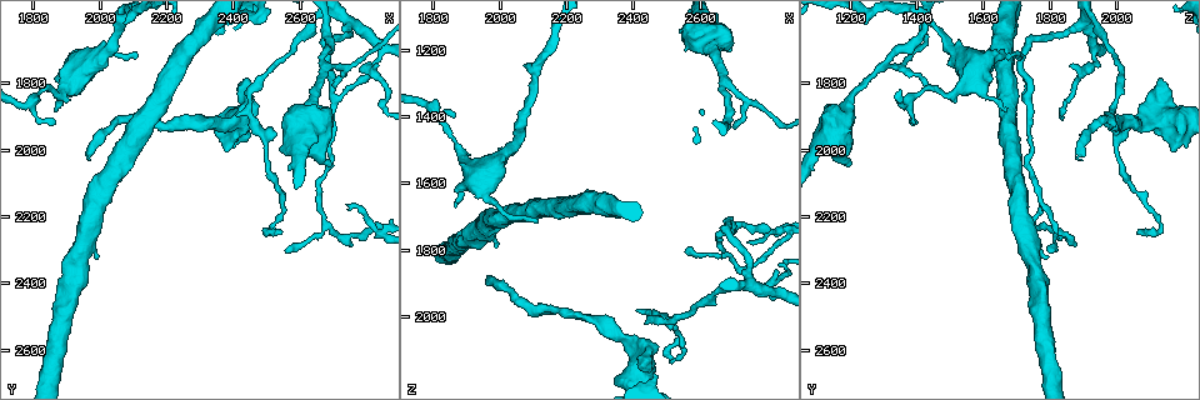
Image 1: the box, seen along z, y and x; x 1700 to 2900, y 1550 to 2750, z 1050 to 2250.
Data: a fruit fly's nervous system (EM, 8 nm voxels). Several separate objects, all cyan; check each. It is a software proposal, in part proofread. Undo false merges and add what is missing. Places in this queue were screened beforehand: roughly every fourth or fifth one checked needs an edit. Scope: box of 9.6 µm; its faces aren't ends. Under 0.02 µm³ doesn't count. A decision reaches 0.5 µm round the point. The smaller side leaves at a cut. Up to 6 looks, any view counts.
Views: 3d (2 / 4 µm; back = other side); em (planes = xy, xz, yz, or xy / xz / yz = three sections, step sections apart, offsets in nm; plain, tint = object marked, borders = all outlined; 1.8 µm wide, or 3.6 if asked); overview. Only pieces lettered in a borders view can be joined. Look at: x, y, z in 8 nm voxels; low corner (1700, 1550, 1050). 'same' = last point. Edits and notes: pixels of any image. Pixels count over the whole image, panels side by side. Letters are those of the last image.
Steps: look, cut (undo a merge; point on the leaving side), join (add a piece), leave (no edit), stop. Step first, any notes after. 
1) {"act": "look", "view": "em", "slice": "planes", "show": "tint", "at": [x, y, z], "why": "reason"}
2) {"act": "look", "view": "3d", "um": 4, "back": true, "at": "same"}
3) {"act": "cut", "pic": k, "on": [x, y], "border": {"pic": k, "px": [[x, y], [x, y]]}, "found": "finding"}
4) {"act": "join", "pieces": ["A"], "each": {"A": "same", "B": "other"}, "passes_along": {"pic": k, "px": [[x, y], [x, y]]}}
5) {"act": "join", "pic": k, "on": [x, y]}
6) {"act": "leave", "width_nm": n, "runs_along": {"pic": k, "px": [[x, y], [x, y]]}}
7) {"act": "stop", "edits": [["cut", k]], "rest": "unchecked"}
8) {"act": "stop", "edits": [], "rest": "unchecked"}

{"act": "look", "view": "3d", "um": 4, "at": [2740, 2170, 1780], "why": "branch stops here"}

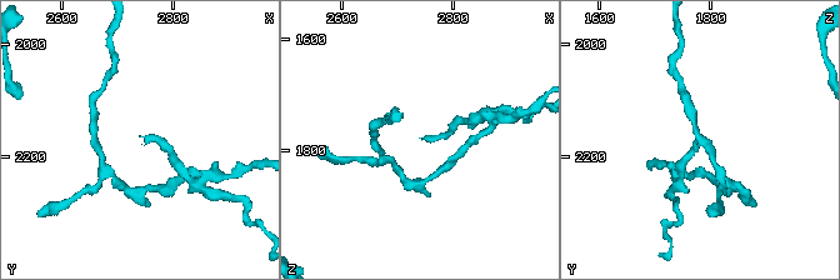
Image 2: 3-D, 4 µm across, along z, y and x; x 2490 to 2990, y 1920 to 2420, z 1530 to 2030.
{"act": "look", "view": "em", "slice": "yz", "step": 8, "show": "tint", "at": [2745, 2165, 1780], "why": "now the EM"}

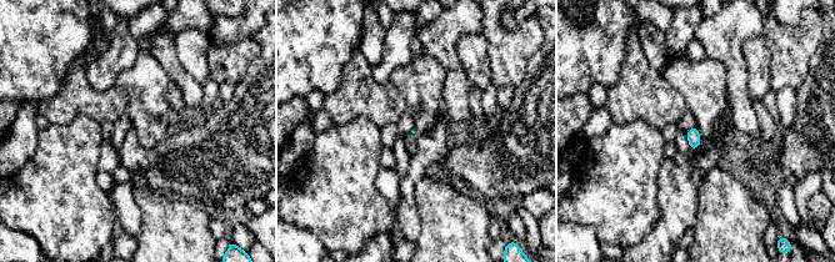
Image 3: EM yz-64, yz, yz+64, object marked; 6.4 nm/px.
{"act": "look", "view": "em", "slice": "planes", "show": "borders", "at": "same", "why": "another direction"}

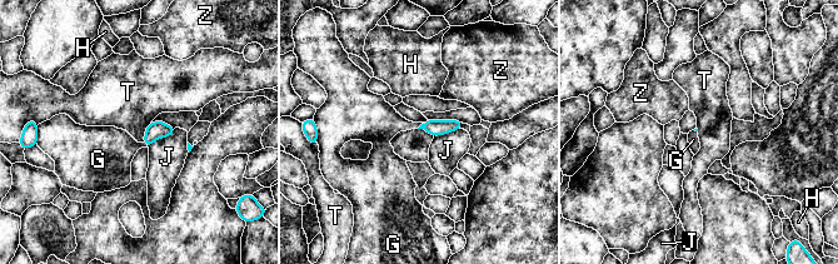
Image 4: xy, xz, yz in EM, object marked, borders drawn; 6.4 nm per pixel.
{"act": "leave", "each": {"G": "other", "H": "other", "J": "other", "T": "other", "Z": "other"}, "border": {"pic": 4, "px": [[151, 123], [145, 130], [143, 142]]}, "found": "none of them fits"}

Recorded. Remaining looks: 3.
{"act": "look", "view": "3d", "um": 4, "at": [2810, 1780, 1730], "why": "branch stops here"}

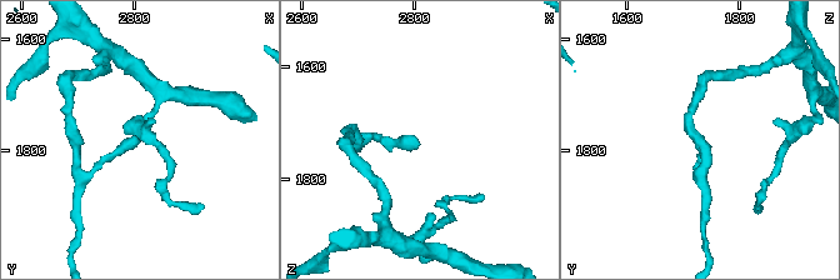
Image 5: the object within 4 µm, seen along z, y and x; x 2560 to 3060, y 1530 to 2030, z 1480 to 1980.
{"act": "look", "view": "em", "slice": "xy", "step": 16, "show": "borders", "at": [2810, 1780, 1730]}

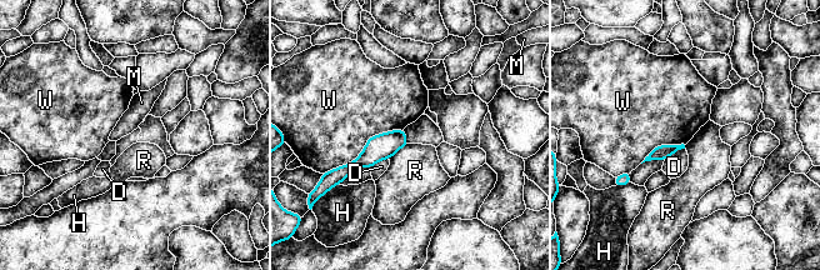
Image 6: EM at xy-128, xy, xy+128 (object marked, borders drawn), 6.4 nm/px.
{"act": "leave", "each": {"D": "other", "H": "other", "M": "other", "R": "other", "W": "other"}, "runs_along": {"pic": 6, "px": [[401, 134], [344, 171]]}, "found": "no lettered piece goes on from it"}

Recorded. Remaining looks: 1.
{"act": "look", "view": "em", "slice": "xz", "step": 8, "show": "borders", "at": [2110, 1710, 1720], "why": "tapers out"}

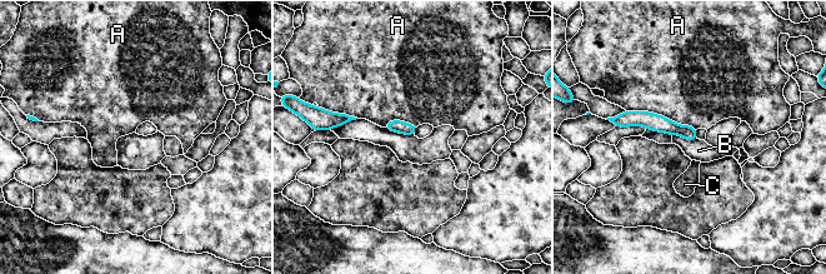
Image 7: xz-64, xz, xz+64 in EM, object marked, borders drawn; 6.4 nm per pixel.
{"act": "leave", "width_nm": 80, "each": {"A": "other", "B": "other", "C": "other"}, "runs_along": {"pic": 7, "px": [[621, 120], [647, 119], [694, 135]]}, "found": "no lettered piece goes on from it"}

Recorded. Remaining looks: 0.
{"act": "stop", "edits": [], "rest": "unchecked"}

